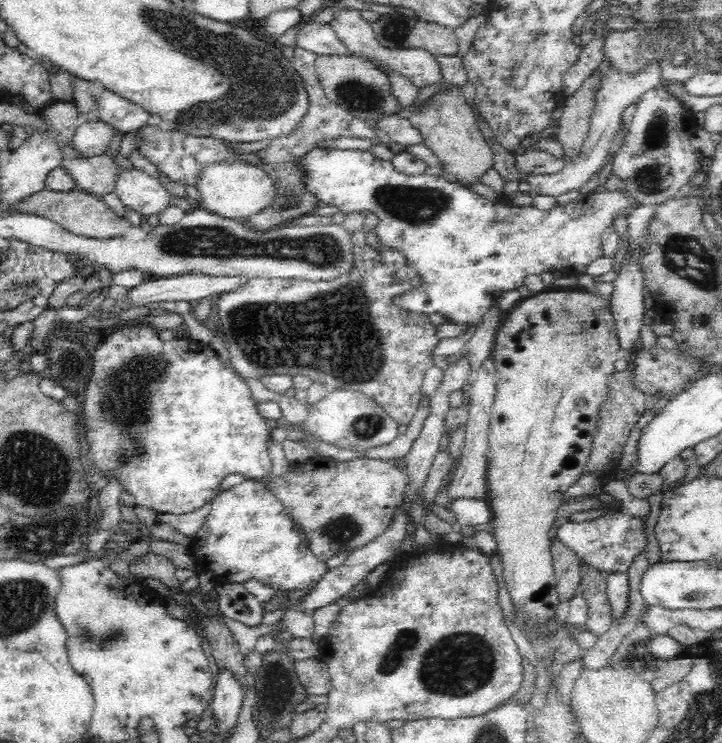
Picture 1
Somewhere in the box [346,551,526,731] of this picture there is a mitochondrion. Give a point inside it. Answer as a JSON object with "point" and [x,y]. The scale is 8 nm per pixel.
{"point":[460,664]}

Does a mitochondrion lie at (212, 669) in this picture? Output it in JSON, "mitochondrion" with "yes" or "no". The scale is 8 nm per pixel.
{"mitochondrion":"no"}

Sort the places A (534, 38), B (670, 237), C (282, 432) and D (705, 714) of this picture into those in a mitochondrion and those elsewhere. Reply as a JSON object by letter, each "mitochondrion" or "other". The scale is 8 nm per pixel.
{"A":"mitochondrion","B":"mitochondrion","C":"other","D":"mitochondrion"}

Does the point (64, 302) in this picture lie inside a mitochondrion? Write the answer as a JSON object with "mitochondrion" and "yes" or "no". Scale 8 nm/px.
{"mitochondrion":"no"}

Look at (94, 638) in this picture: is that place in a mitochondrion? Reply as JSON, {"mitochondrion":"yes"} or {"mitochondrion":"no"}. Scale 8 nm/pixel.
{"mitochondrion":"yes"}

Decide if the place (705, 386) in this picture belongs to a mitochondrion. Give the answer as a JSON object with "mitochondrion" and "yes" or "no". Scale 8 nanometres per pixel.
{"mitochondrion":"no"}

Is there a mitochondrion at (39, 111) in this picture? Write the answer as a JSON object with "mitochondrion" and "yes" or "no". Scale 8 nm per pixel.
{"mitochondrion":"no"}

